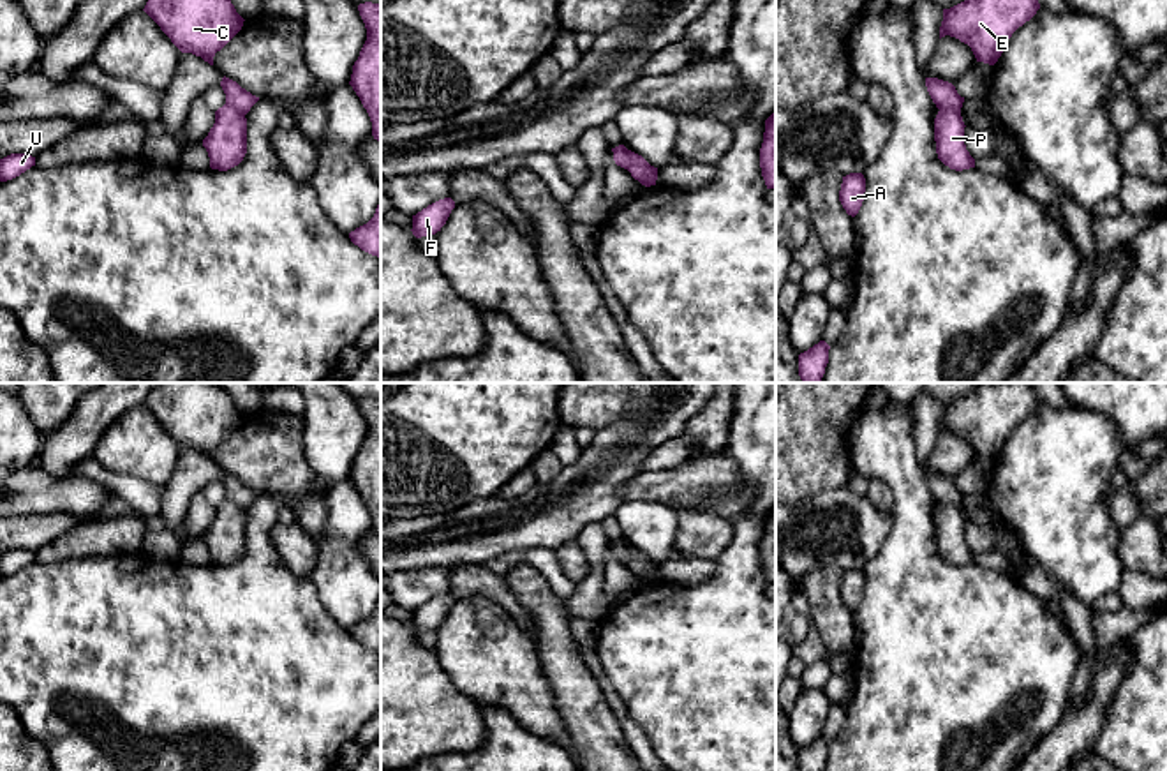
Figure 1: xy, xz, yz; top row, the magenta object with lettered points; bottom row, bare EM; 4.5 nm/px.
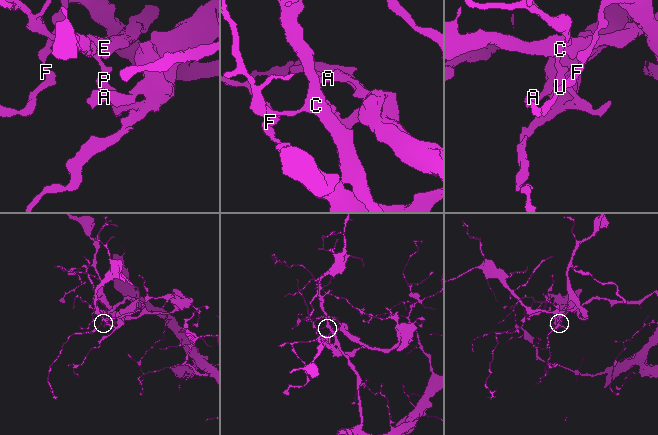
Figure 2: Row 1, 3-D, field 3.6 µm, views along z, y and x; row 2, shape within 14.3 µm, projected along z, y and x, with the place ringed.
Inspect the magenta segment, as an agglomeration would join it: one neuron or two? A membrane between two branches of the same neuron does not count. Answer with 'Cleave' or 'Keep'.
Cleave

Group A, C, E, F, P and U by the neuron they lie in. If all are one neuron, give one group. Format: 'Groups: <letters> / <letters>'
Groups: A F P U / C E

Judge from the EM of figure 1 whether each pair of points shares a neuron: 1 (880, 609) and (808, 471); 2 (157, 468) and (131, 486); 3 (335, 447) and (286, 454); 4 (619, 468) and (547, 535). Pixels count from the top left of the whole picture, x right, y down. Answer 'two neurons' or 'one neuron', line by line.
1: two neurons
2: two neurons
3: two neurons
4: one neuron

